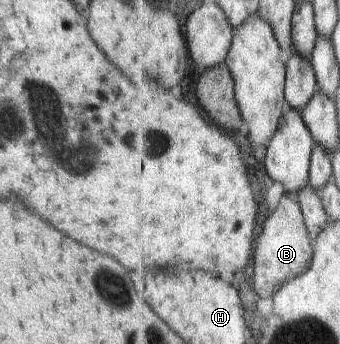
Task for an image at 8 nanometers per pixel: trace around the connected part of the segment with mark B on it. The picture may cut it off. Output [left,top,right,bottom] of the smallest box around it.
[255,194,316,298]

